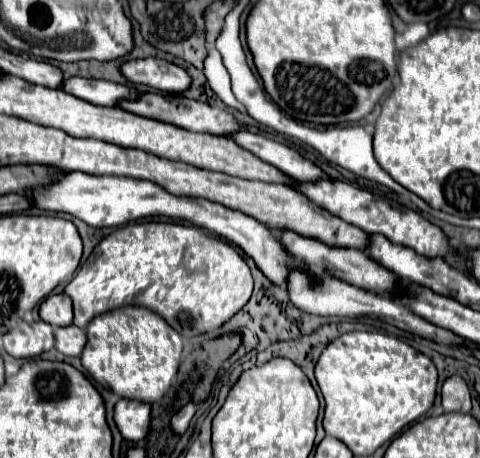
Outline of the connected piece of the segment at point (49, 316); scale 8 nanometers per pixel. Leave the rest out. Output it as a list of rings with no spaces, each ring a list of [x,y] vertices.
[[[51,294],[39,306],[39,316],[51,326],[69,326],[73,322],[71,298],[67,294]]]

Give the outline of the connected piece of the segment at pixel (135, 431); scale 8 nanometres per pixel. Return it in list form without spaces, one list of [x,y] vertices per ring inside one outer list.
[[[119,400],[113,410],[115,424],[125,440],[141,440],[147,436],[149,430],[149,412],[151,406],[135,400]]]

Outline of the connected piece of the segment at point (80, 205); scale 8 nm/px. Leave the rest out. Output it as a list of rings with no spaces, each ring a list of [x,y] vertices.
[[[75,172],[67,174],[61,182],[47,186],[43,190],[33,190],[35,196],[35,208],[41,210],[51,210],[51,212],[63,212],[71,214],[85,224],[93,228],[113,228],[113,226],[123,226],[129,222],[135,222],[139,218],[149,218],[149,216],[165,216],[165,218],[179,218],[187,220],[199,228],[205,228],[217,236],[223,236],[225,240],[233,242],[239,246],[247,256],[251,256],[257,264],[257,268],[273,282],[283,286],[287,278],[287,268],[291,268],[293,262],[291,256],[285,252],[281,242],[275,238],[275,234],[255,218],[225,208],[223,204],[215,204],[211,200],[203,198],[191,198],[191,196],[173,196],[165,190],[161,190],[159,184],[153,182],[135,182],[131,178],[93,178],[91,174]]]

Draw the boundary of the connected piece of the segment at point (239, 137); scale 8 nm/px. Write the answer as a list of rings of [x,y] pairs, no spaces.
[[[239,130],[235,134],[227,134],[227,138],[235,140],[241,148],[249,150],[263,162],[269,162],[271,166],[279,168],[283,174],[287,174],[291,178],[305,180],[305,182],[315,182],[319,178],[327,178],[313,162],[305,160],[299,152],[295,152],[293,148],[289,148],[285,144],[279,144],[265,136],[253,134],[249,130]]]

